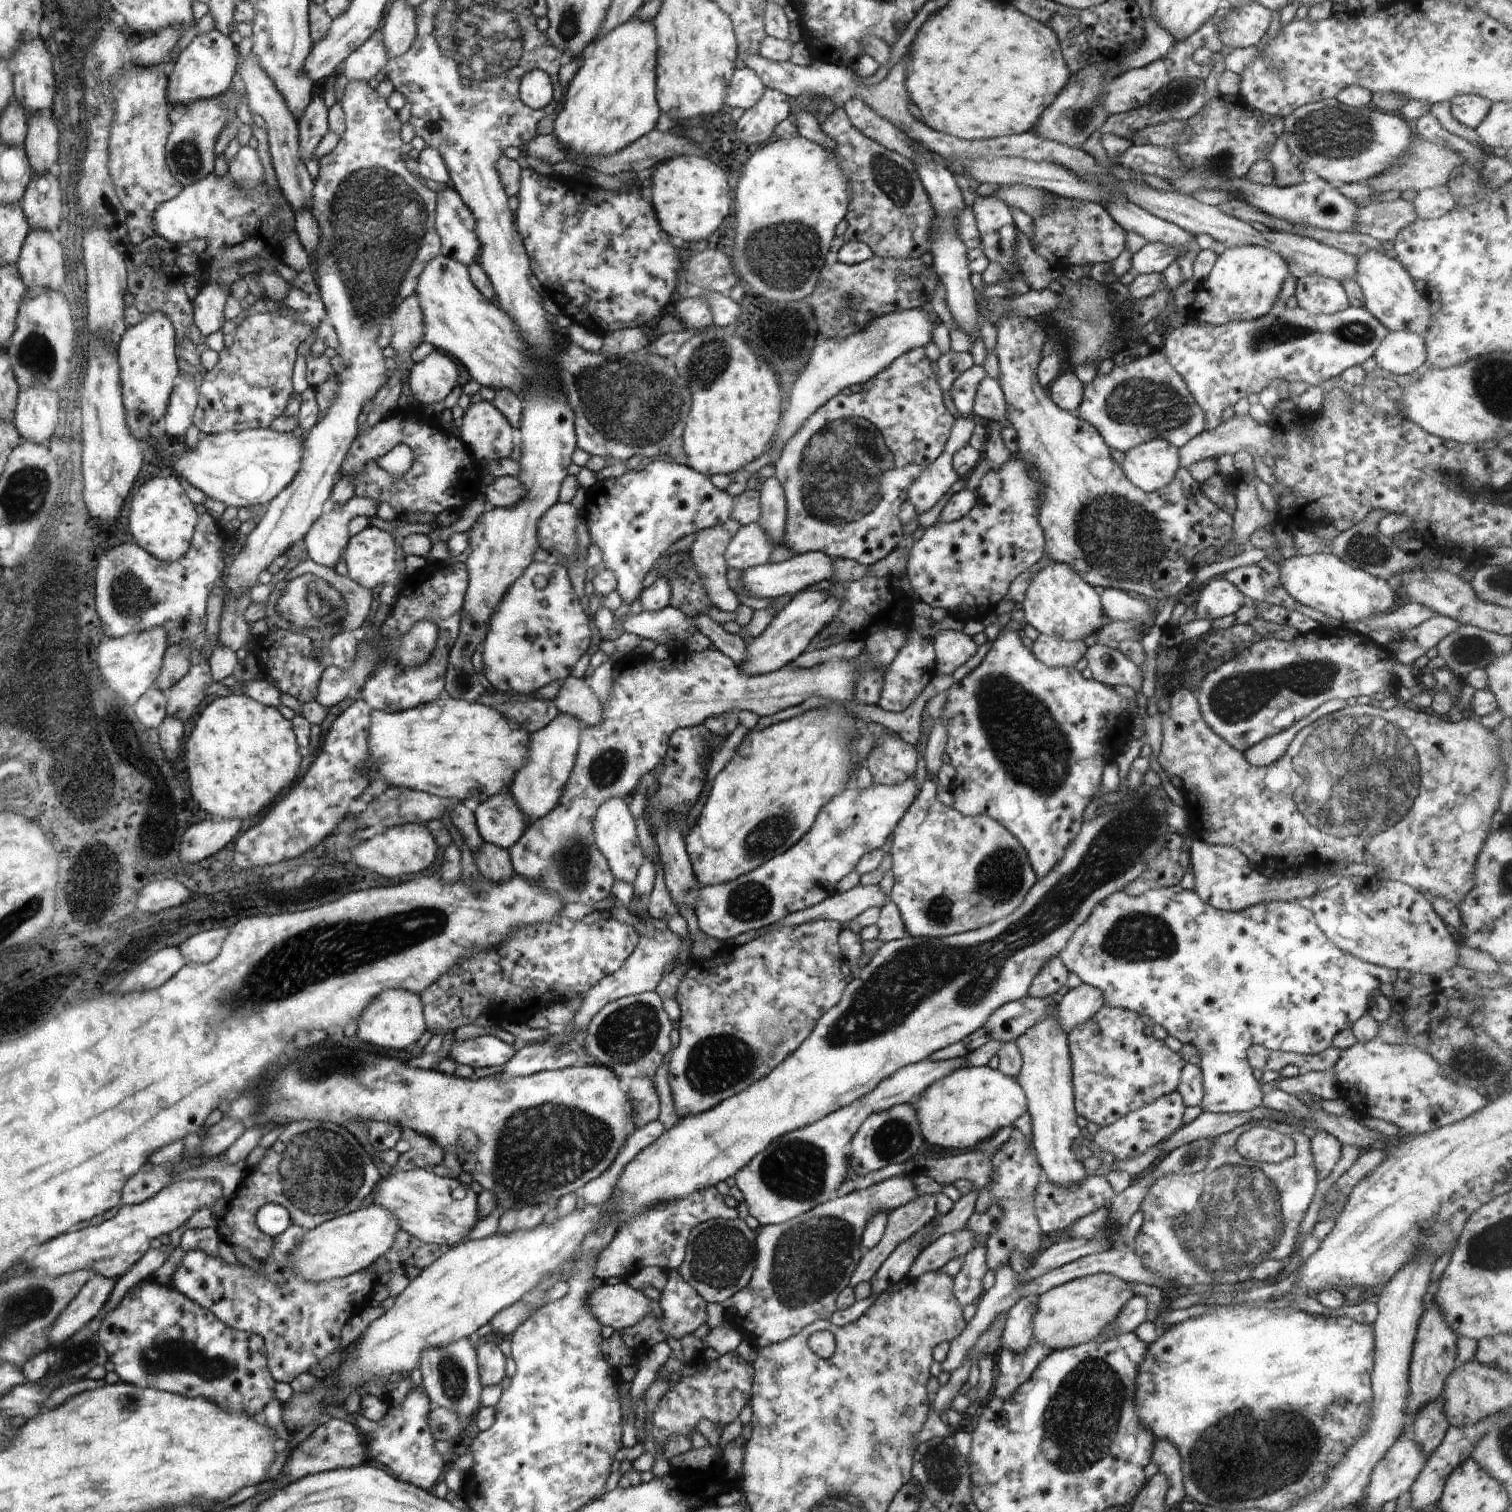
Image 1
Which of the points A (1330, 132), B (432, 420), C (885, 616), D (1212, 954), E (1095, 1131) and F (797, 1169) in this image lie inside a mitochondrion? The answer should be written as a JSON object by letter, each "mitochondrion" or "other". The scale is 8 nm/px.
{"A":"mitochondrion","B":"other","C":"other","D":"other","E":"other","F":"mitochondrion"}

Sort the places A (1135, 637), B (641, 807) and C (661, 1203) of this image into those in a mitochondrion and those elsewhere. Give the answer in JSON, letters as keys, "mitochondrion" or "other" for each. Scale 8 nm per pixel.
{"A":"other","B":"other","C":"other"}

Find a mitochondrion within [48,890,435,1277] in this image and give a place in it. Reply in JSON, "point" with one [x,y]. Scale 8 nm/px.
{"point":[320,1170]}

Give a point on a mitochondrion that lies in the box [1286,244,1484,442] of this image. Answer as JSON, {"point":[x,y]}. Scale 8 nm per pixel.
{"point":[1359,332]}

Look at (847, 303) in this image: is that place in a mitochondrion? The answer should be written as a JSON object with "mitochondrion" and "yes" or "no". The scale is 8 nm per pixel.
{"mitochondrion":"yes"}

